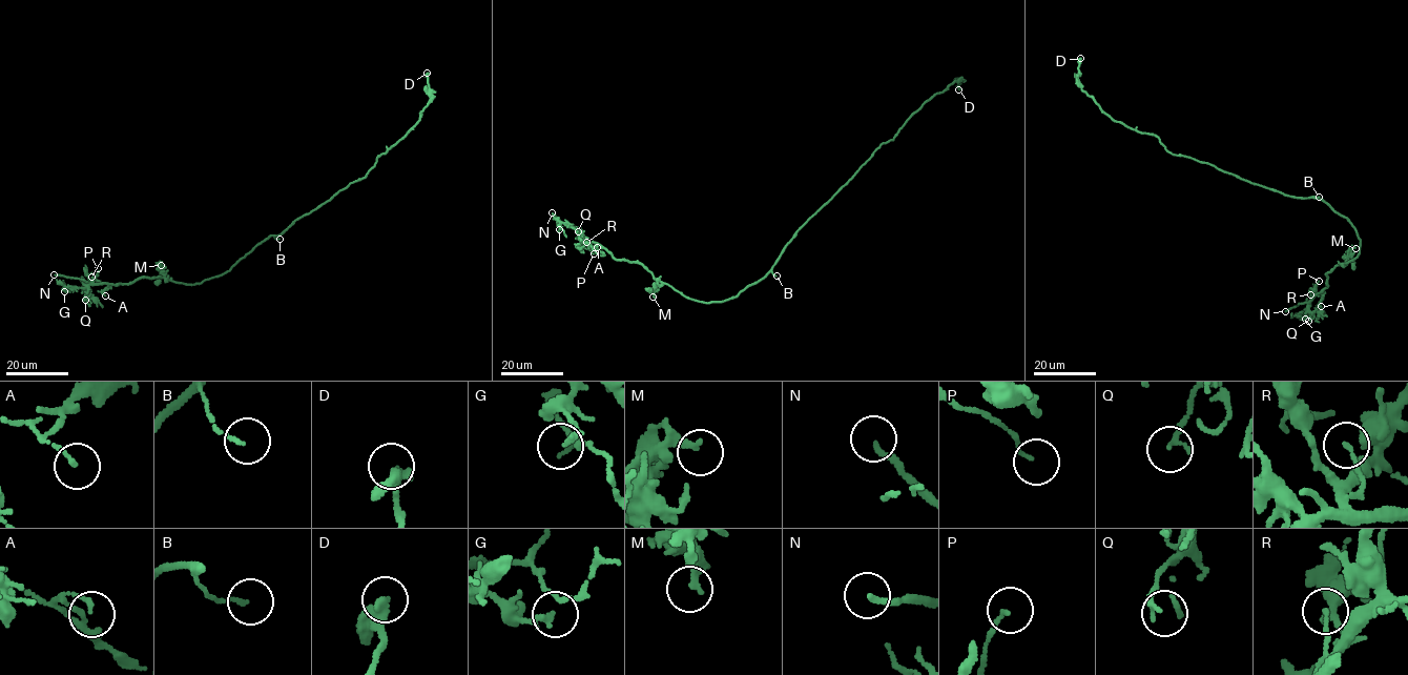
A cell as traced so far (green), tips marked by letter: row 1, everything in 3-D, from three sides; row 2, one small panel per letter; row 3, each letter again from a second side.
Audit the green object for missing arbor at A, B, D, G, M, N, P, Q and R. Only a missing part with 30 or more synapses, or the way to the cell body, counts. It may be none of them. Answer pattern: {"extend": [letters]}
{"extend": ["N"]}

